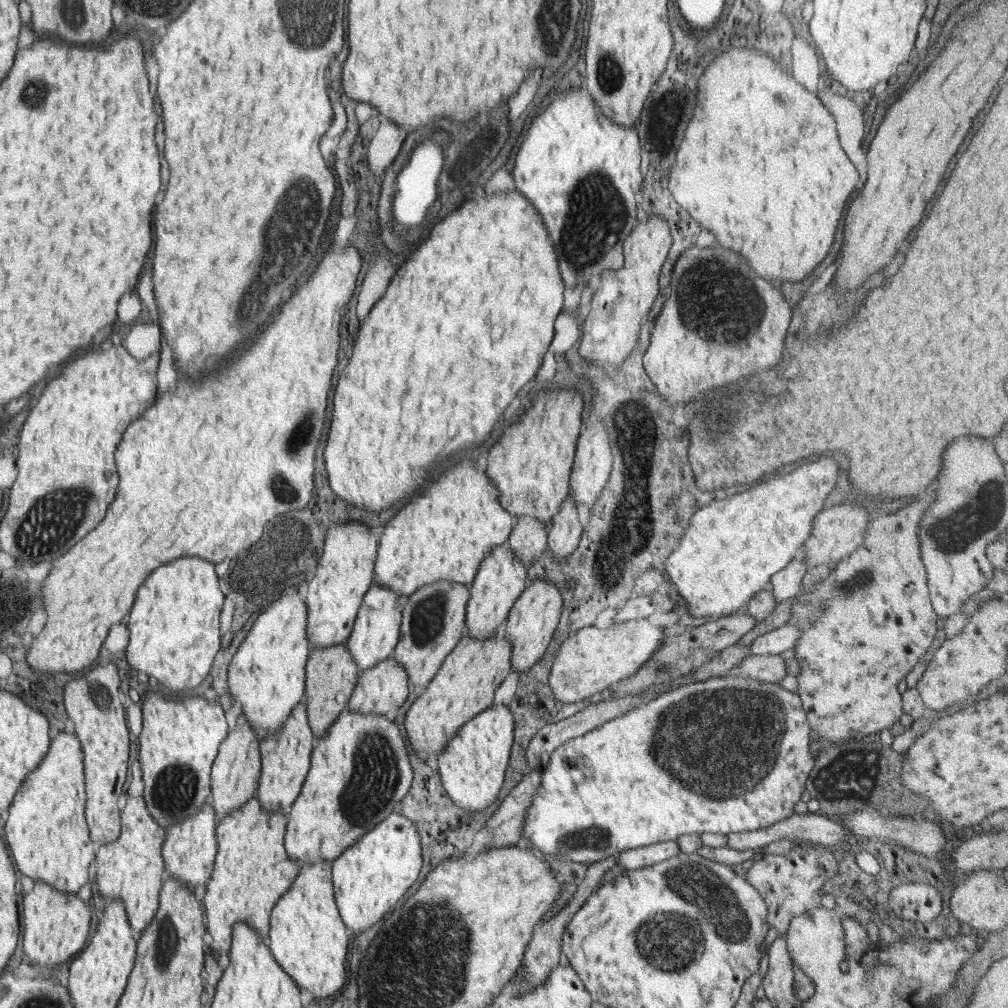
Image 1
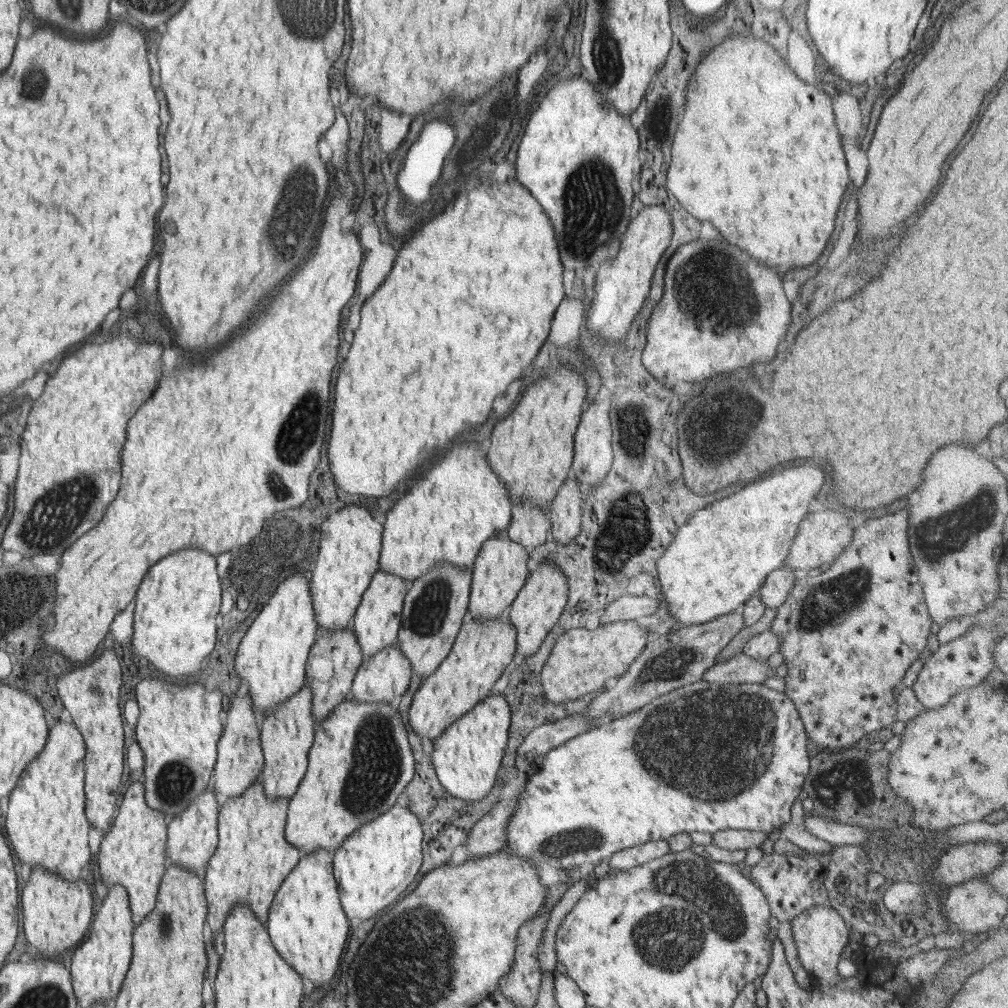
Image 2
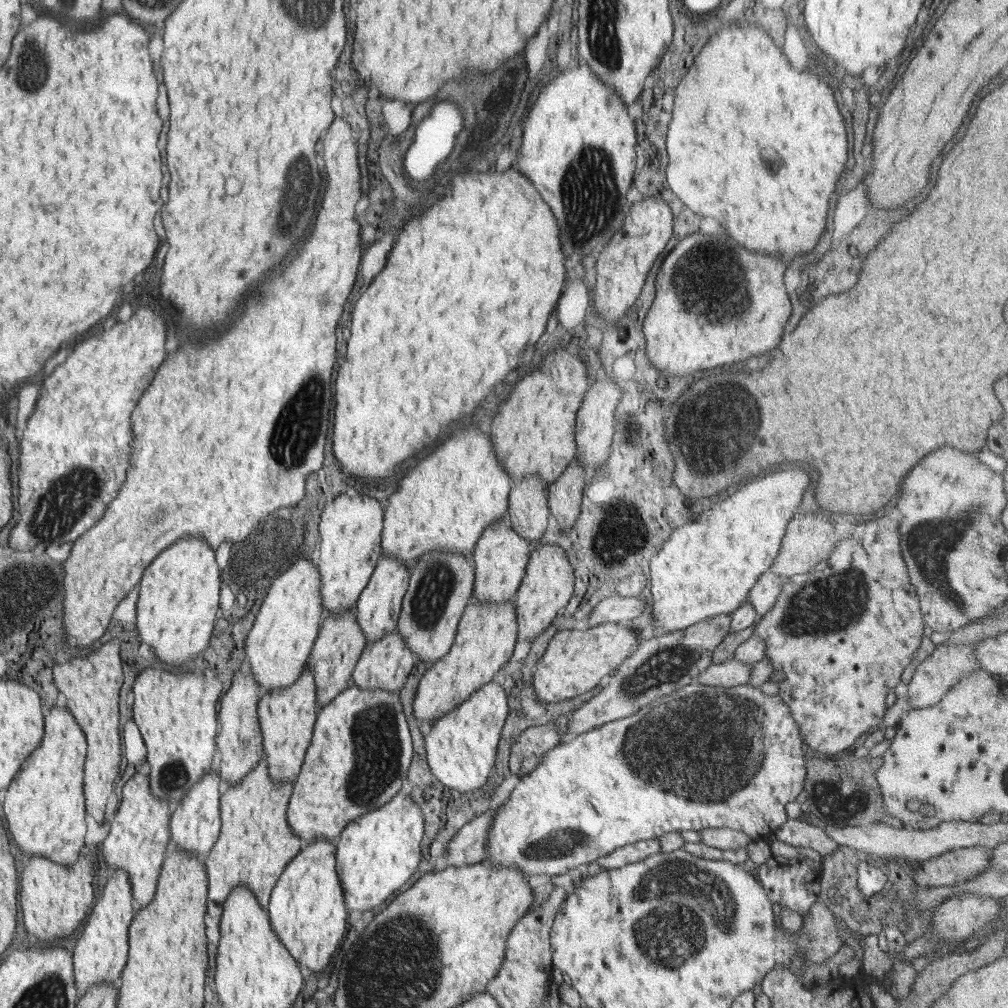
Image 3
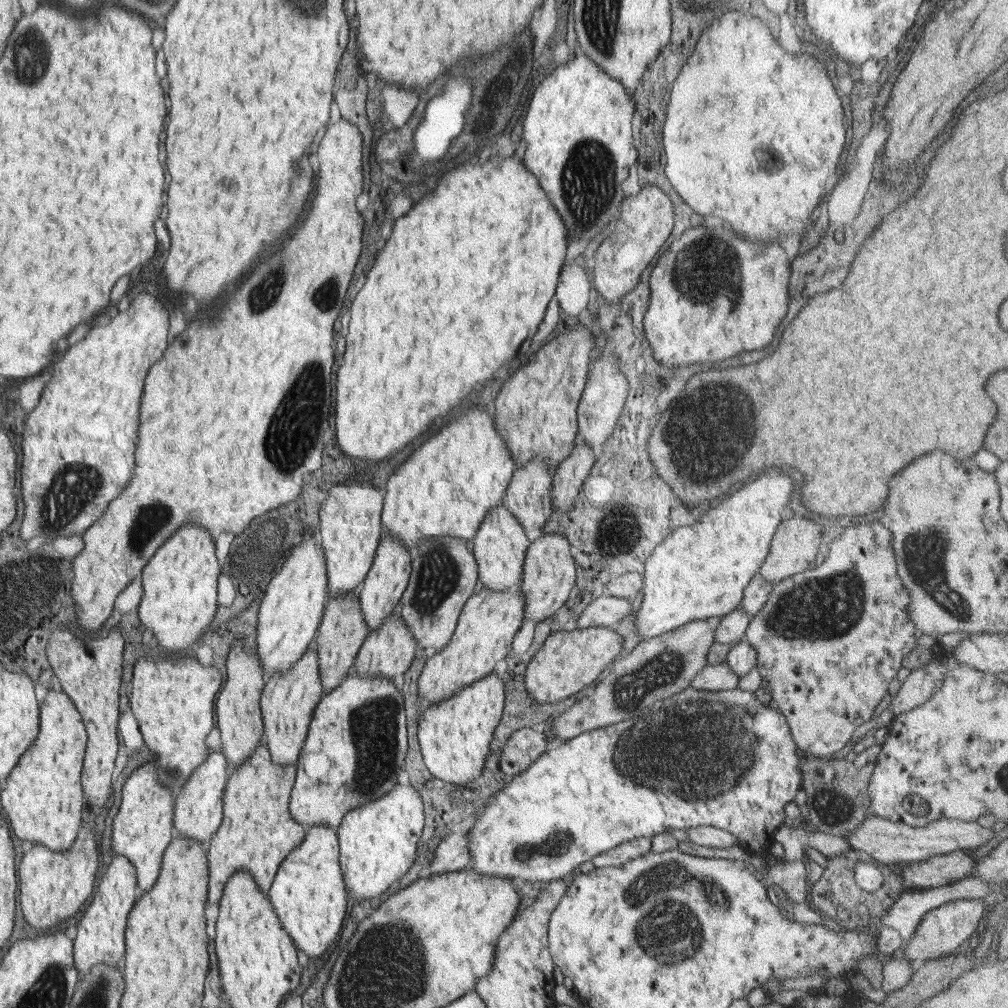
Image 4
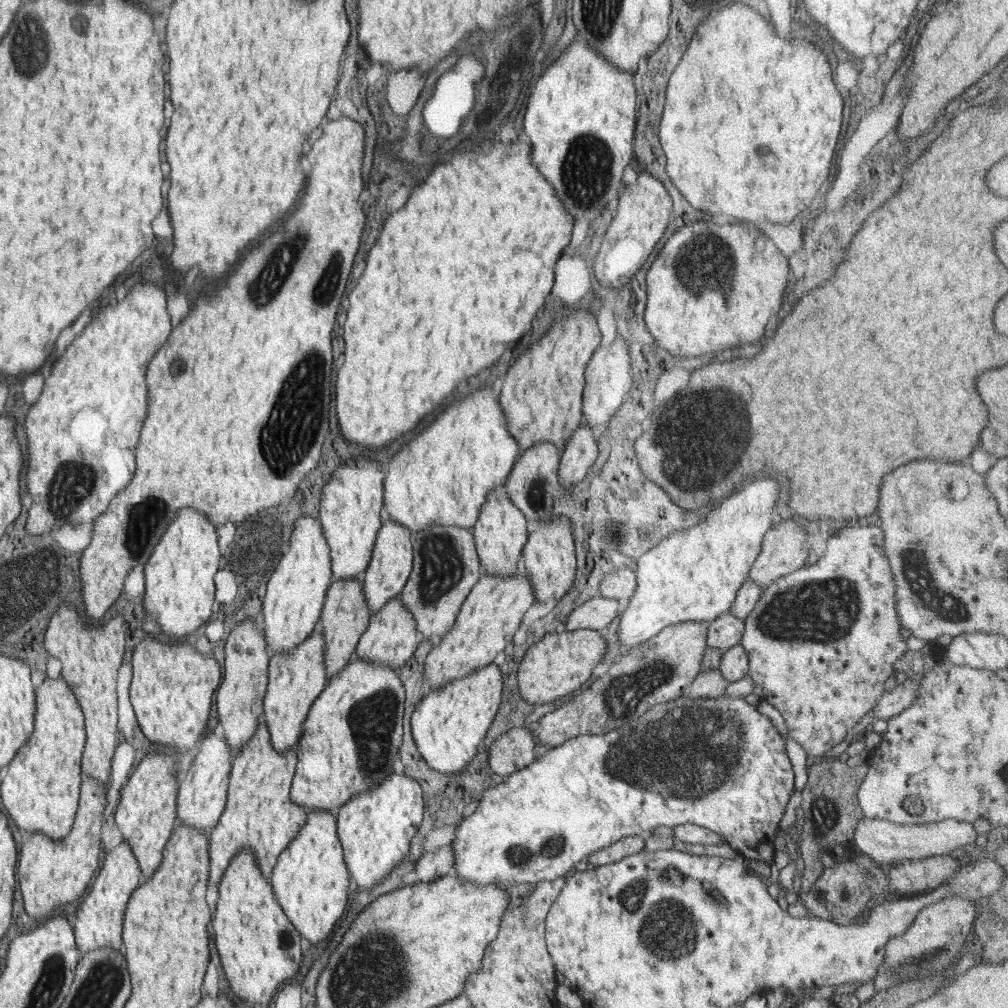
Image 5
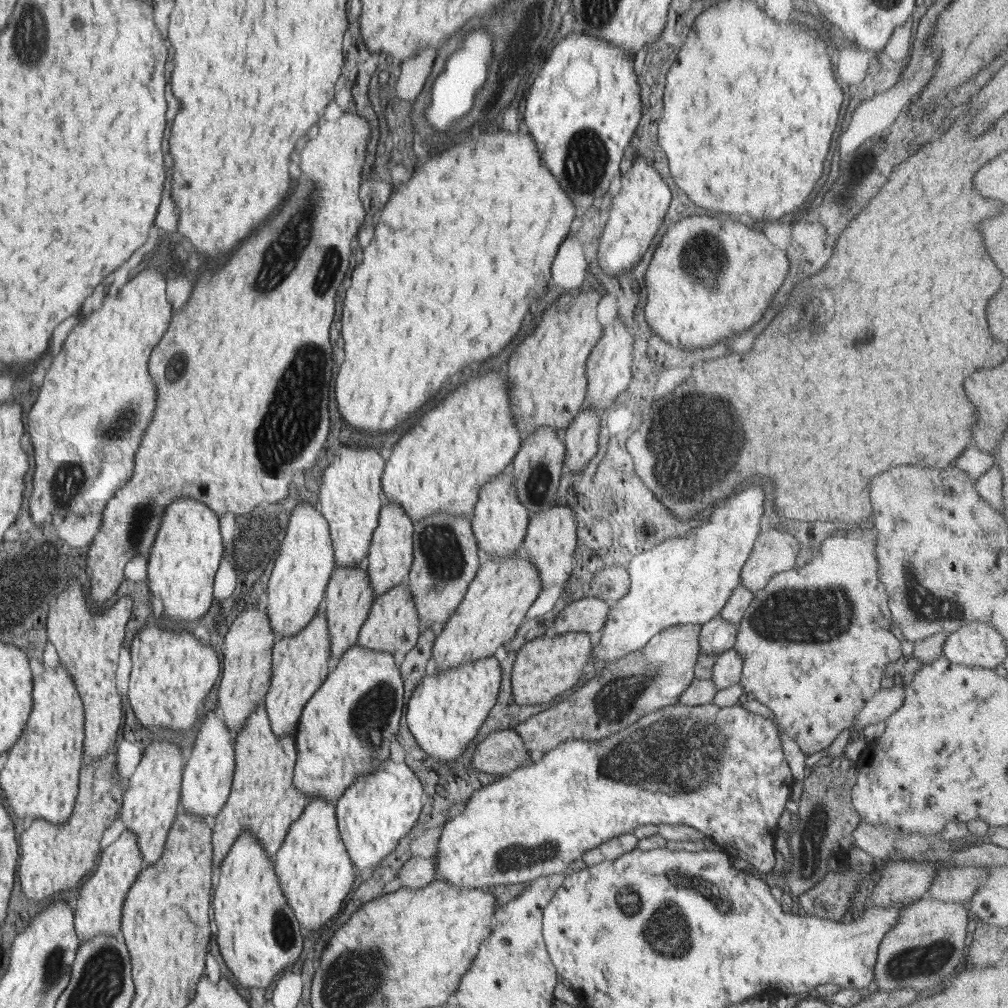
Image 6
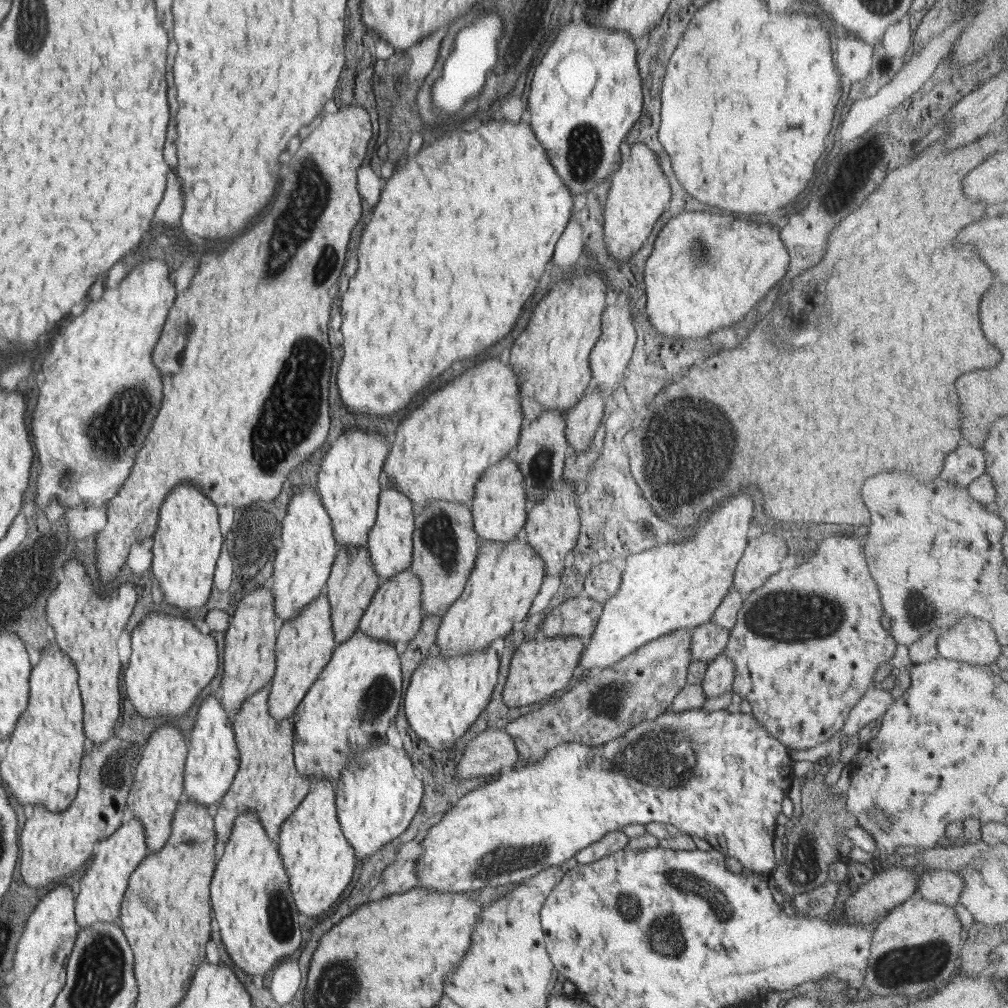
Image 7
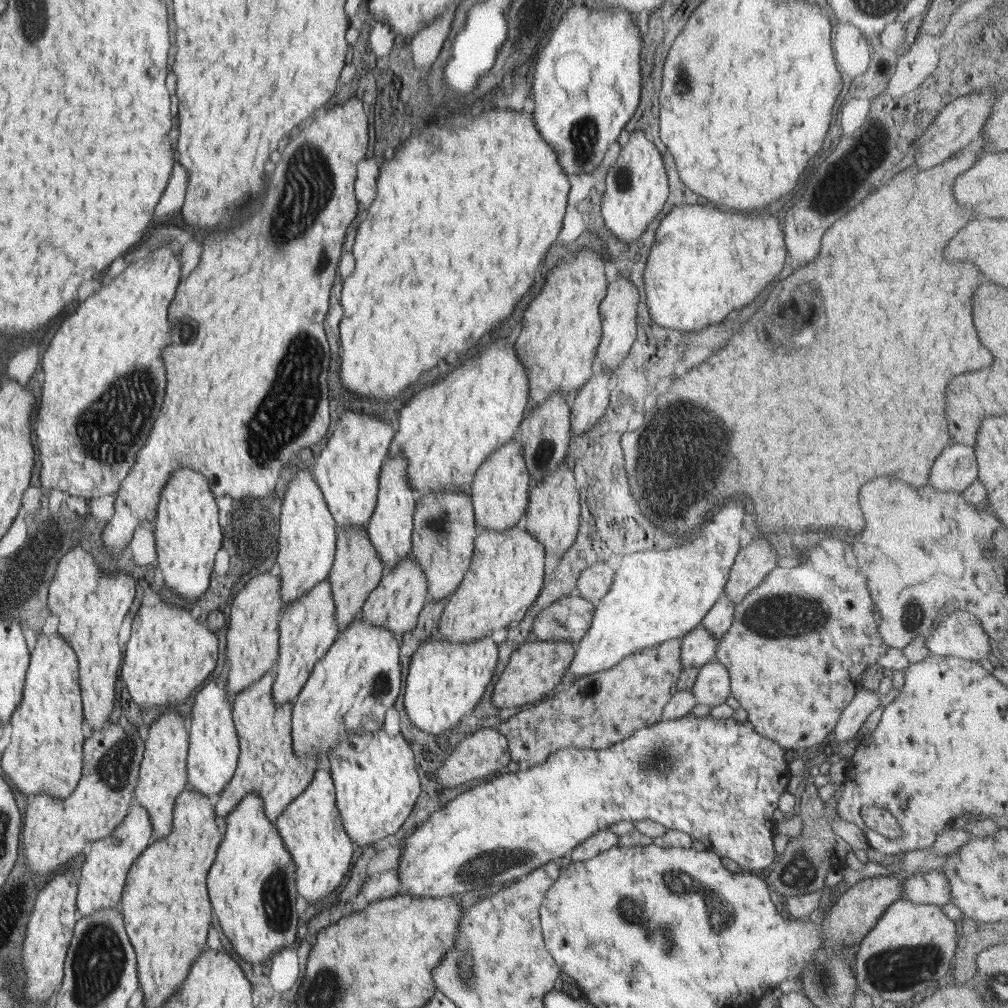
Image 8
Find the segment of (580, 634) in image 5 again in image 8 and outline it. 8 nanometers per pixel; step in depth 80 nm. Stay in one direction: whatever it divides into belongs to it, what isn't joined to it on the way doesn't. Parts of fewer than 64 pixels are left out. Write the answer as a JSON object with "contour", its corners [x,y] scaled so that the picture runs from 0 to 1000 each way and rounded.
{"contour":[[[552,634],[550,636],[524,635],[508,647],[504,659],[490,682],[490,702],[518,701],[518,698],[534,697],[544,687],[556,681],[556,675],[564,665],[570,653],[571,639]]]}

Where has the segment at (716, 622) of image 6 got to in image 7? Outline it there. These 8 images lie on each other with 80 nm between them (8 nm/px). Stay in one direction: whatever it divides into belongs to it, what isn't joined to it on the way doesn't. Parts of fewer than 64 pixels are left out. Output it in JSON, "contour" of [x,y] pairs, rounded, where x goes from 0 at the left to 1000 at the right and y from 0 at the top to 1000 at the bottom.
{"contour":[[[706,616],[688,622],[686,635],[686,653],[707,656],[723,636],[724,625],[713,622]]]}

